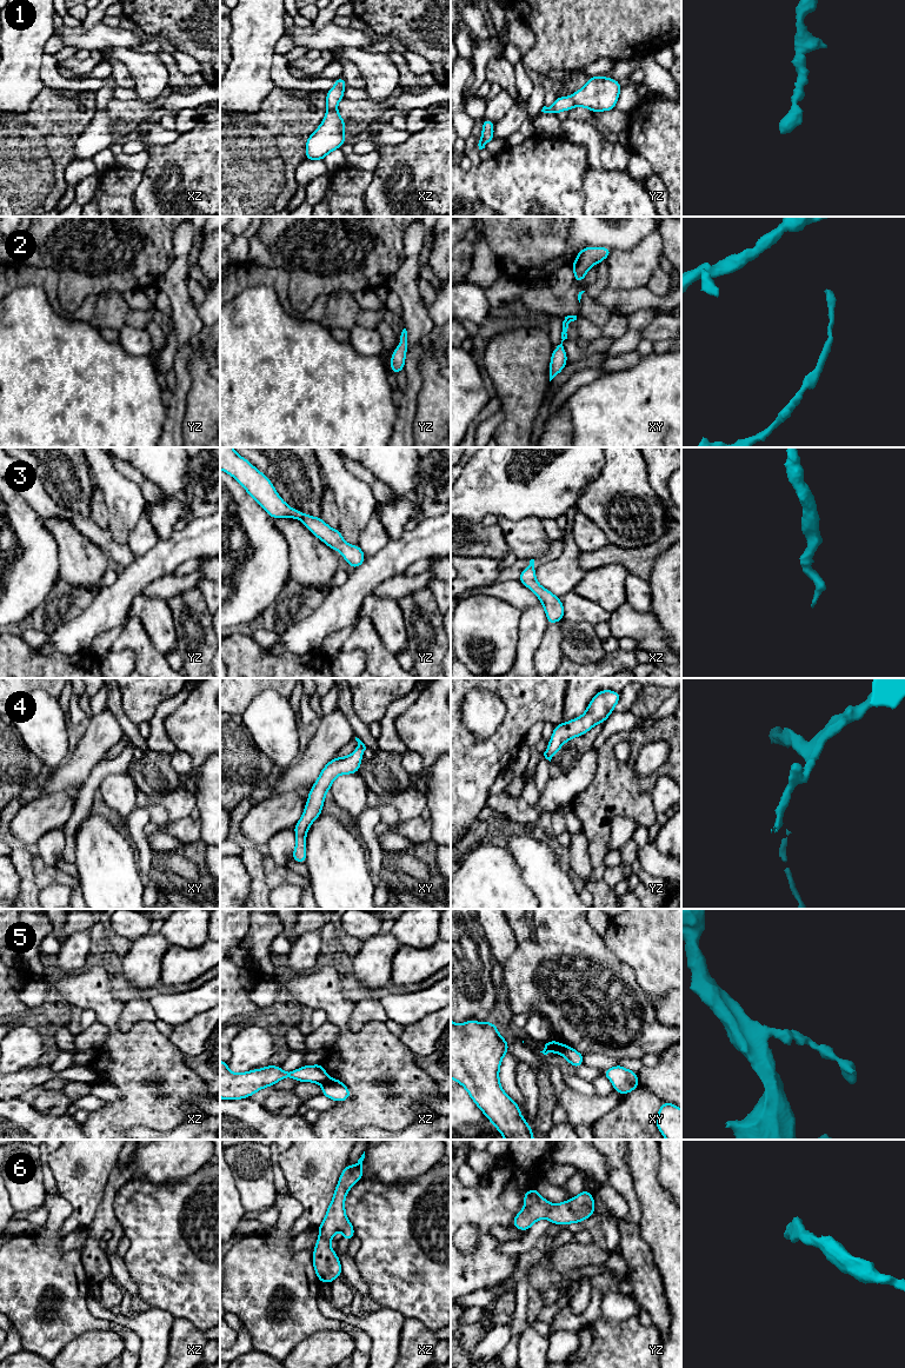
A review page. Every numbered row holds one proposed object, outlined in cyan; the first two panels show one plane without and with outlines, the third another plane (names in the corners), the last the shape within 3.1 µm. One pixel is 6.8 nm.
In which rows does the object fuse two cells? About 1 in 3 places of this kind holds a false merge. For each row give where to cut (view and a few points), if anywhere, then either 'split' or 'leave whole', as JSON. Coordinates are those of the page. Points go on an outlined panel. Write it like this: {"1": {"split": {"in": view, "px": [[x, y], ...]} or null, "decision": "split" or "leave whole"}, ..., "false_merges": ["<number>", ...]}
{"1": {"split": null, "decision": "leave whole"}, "2": {"split": null, "decision": "leave whole"}, "3": {"split": null, "decision": "leave whole"}, "4": {"split": null, "decision": "leave whole"}, "5": {"split": {"in": "xy", "px": [[557, 1042], [558, 1051]]}, "decision": "split"}, "6": {"split": null, "decision": "leave whole"}, "false_merges": ["5"]}

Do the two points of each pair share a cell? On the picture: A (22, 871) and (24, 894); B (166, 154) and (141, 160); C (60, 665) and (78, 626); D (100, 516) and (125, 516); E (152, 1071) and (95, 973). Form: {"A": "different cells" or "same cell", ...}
{"A": "same cell", "B": "different cells", "C": "different cells", "D": "different cells", "E": "same cell"}

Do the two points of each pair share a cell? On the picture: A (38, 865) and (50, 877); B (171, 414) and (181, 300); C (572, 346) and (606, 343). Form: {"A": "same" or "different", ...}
{"A": "same", "B": "same", "C": "same"}

